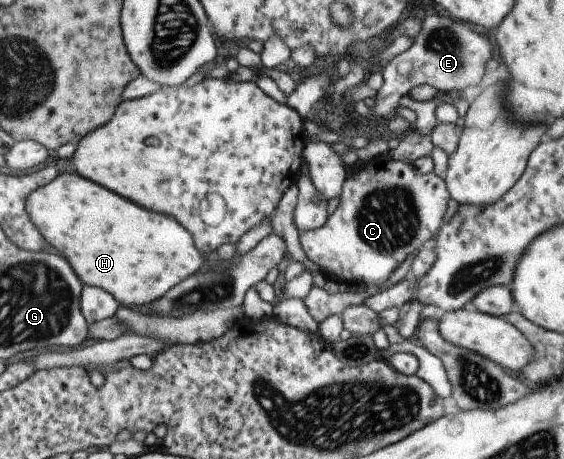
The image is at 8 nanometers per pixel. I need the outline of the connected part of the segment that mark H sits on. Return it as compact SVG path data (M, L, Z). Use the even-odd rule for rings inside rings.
M75 172L57 174L46 185L28 193L24 199L24 209L40 237L48 243L48 249L58 251L57 254L68 262L70 269L74 269L80 283L104 289L120 306L145 308L183 279L208 267L212 262L212 259L203 260L200 257L192 237L179 223L176 223L176 219L152 213L144 207L138 207L136 203L130 203L128 199L120 199L120 195L100 187ZM104 227L112 227L112 231L104 235L102 231Z

